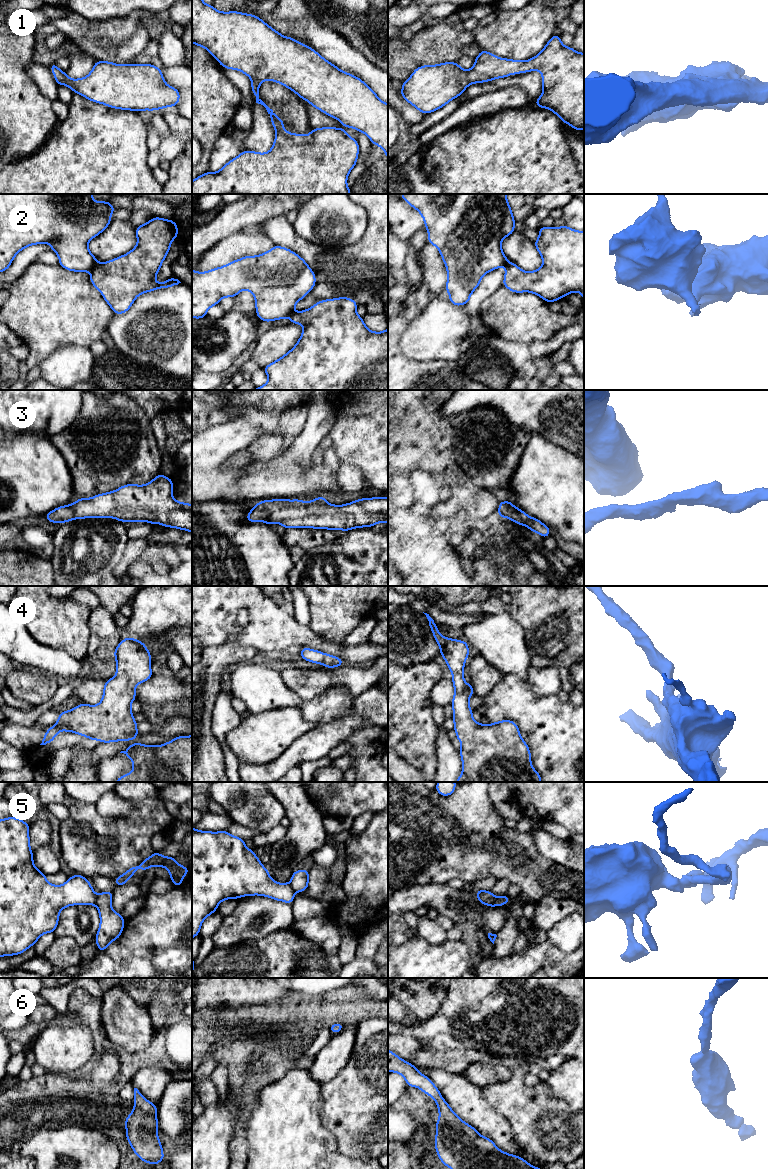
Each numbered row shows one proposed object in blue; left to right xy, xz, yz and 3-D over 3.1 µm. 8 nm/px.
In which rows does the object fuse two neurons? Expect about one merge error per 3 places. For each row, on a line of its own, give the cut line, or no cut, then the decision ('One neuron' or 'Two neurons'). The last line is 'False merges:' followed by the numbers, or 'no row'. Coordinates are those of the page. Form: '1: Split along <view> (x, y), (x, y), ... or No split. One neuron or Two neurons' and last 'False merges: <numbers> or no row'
1: No split. One neuron
2: Split along xy (97, 261), (91, 271). Two neurons
3: No split. One neuron
4: No split. One neuron
5: Split along xy (95, 895), (96, 904). Two neurons
6: No split. One neuron
False merges: 2, 5

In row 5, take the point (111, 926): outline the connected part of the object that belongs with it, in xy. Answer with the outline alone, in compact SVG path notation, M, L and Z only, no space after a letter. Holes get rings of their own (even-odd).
M113 891L101 892L96 895L96 907L99 912L100 925L95 936L99 952L106 950L108 945L117 940L123 931L125 919L112 909Z

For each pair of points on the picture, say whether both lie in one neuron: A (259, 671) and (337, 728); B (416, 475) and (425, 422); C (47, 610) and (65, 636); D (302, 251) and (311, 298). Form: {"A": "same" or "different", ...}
{"A": "different", "B": "different", "C": "same", "D": "same"}

